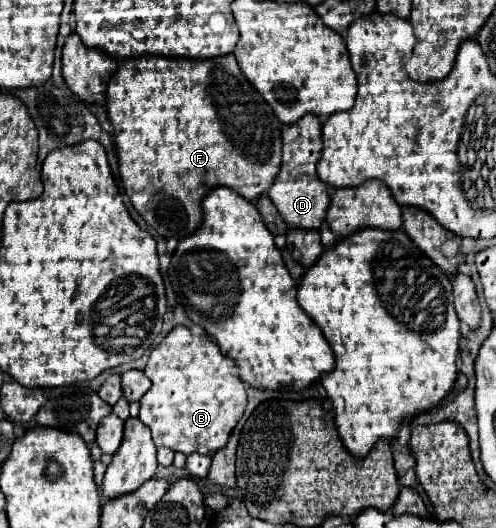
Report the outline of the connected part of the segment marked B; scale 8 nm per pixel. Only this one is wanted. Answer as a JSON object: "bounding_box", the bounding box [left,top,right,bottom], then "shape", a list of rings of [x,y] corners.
{"bounding_box":[139,327,247,455],"shape":[[[175,327],[163,341],[151,351],[151,357],[145,367],[145,375],[151,379],[151,389],[141,397],[139,419],[153,433],[157,445],[169,447],[179,453],[201,453],[213,455],[223,449],[229,441],[229,435],[247,407],[247,387],[239,381],[235,363],[219,351],[219,345],[209,339],[209,335],[193,335],[187,327]]]}

